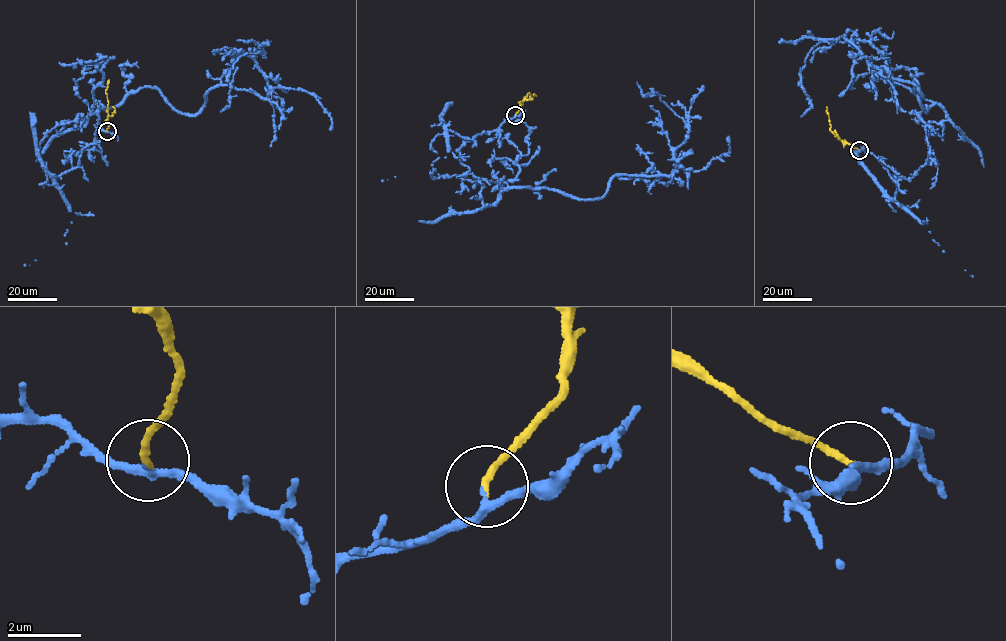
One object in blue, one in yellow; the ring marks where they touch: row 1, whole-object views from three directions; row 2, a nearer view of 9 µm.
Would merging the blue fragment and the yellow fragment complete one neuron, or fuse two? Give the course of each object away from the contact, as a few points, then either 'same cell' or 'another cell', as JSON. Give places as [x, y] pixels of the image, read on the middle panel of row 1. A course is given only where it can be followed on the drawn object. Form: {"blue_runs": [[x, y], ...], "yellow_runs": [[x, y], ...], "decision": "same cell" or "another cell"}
{"blue_runs": [[515, 115], [467, 137], [468, 172], [597, 199], [615, 176], [670, 175], [678, 162], [685, 121], [637, 82]], "yellow_runs": [[515, 115], [529, 93], [536, 96]], "decision": "same cell"}

